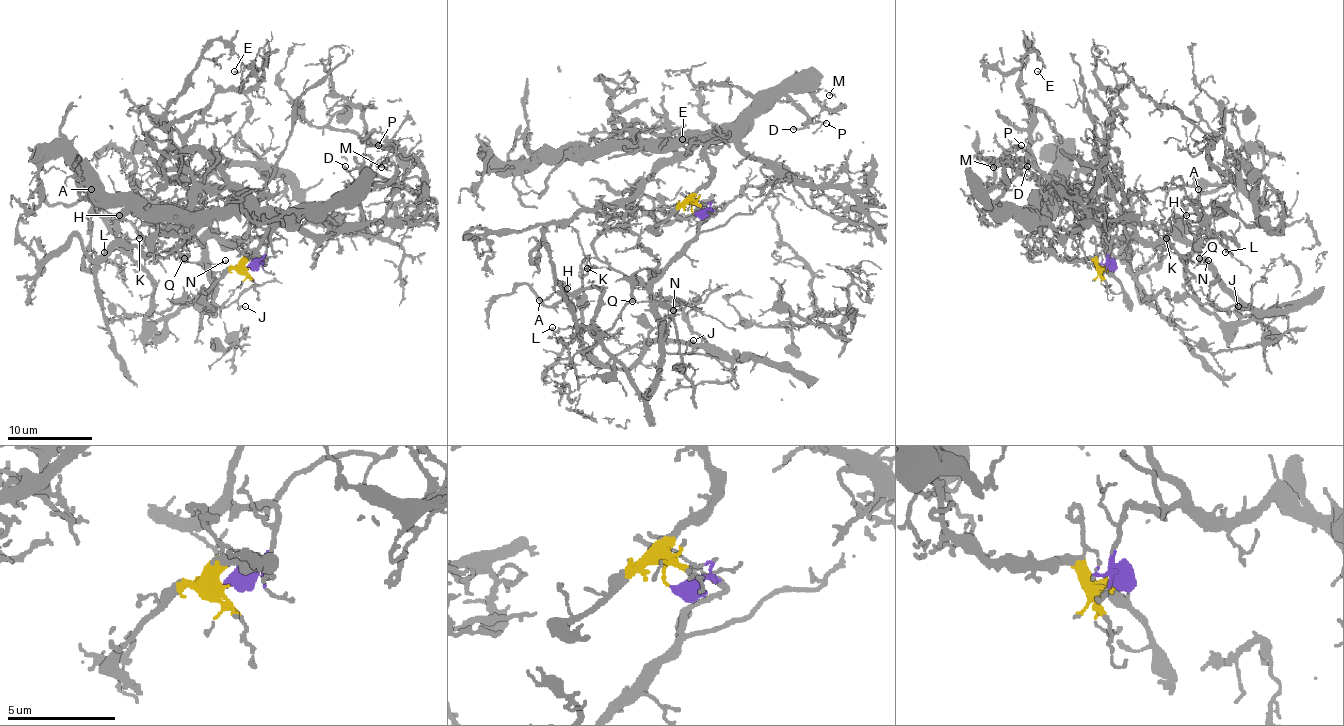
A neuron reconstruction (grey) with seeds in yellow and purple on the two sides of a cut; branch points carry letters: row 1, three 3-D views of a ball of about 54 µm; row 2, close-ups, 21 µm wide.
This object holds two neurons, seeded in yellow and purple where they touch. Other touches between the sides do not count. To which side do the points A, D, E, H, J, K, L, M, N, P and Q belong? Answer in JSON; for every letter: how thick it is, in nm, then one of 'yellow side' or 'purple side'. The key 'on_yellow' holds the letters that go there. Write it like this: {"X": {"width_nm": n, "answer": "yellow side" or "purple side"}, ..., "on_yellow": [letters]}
{"A": {"width_nm": 130, "answer": "purple side"}, "D": {"width_nm": 200, "answer": "yellow side"}, "E": {"width_nm": 150, "answer": "yellow side"}, "H": {"width_nm": 240, "answer": "purple side"}, "J": {"width_nm": 160, "answer": "purple side"}, "K": {"width_nm": 110, "answer": "purple side"}, "L": {"width_nm": 170, "answer": "purple side"}, "M": {"width_nm": 180, "answer": "yellow side"}, "N": {"width_nm": 150, "answer": "purple side"}, "P": {"width_nm": 120, "answer": "yellow side"}, "Q": {"width_nm": 140, "answer": "purple side"}, "on_yellow": ["D", "E", "M", "P"]}

